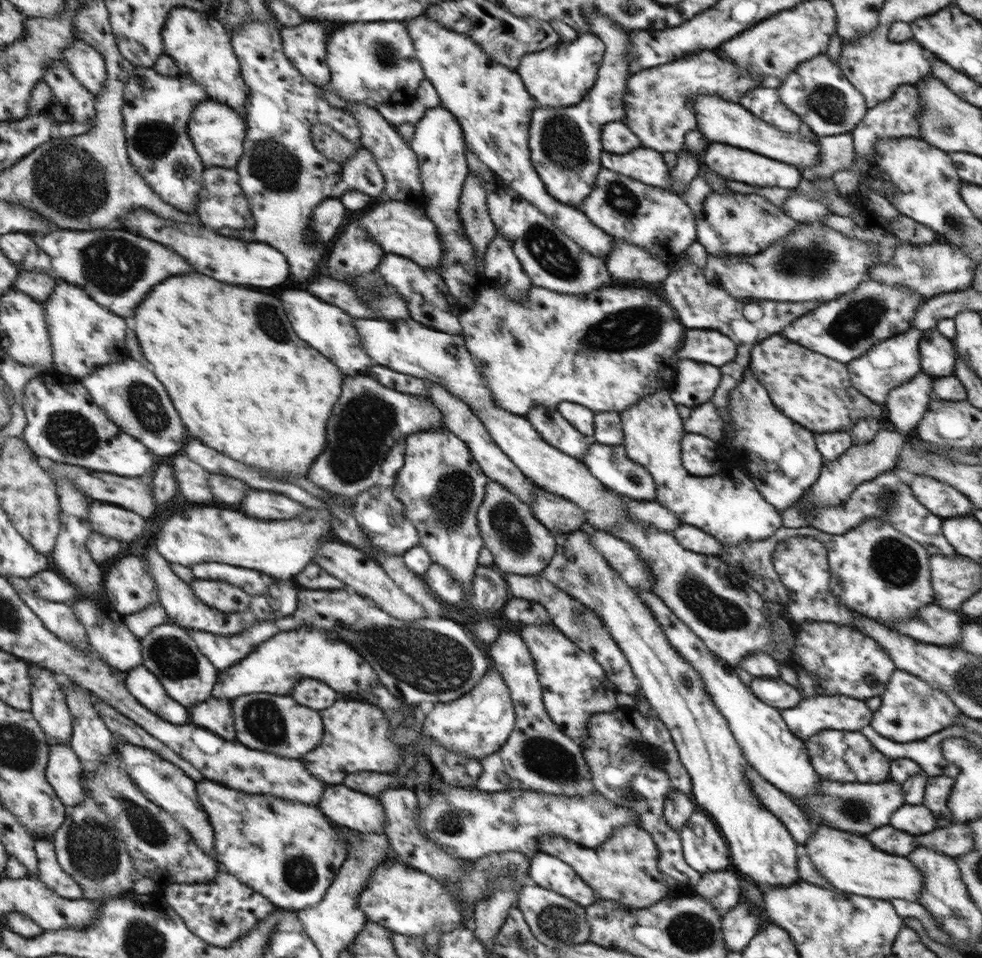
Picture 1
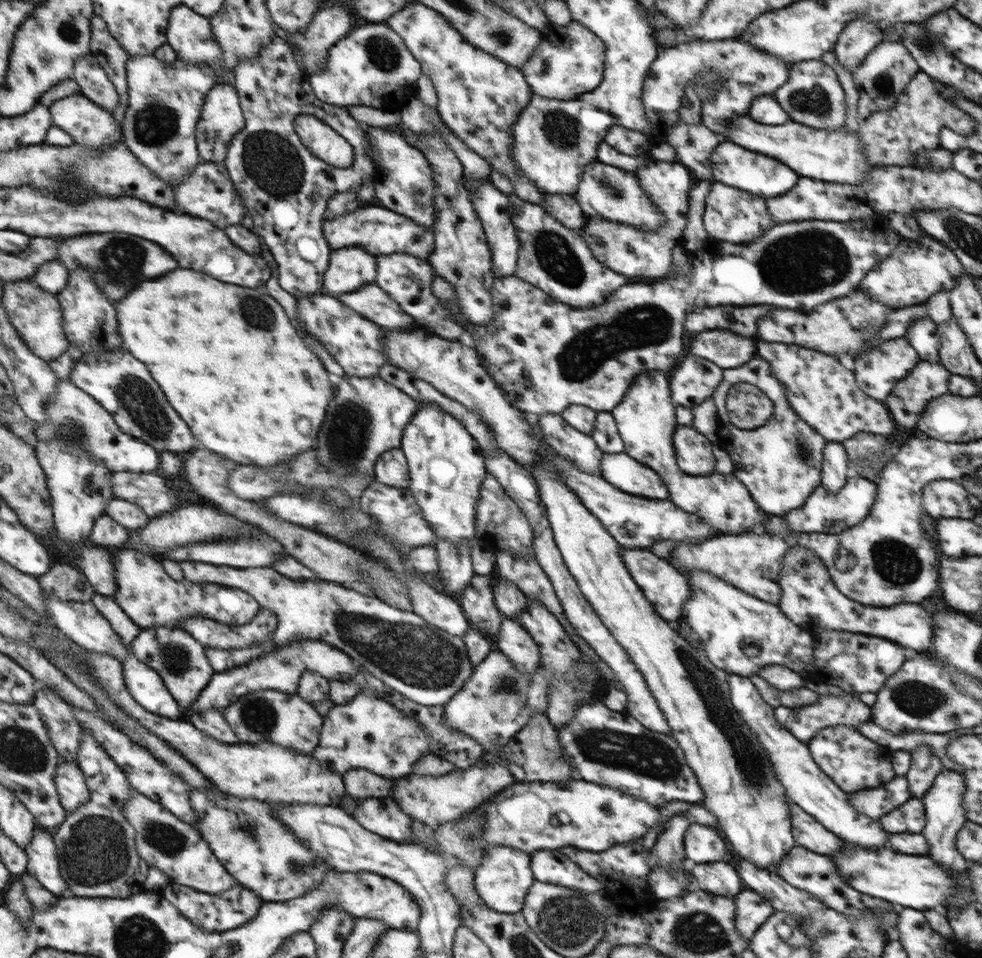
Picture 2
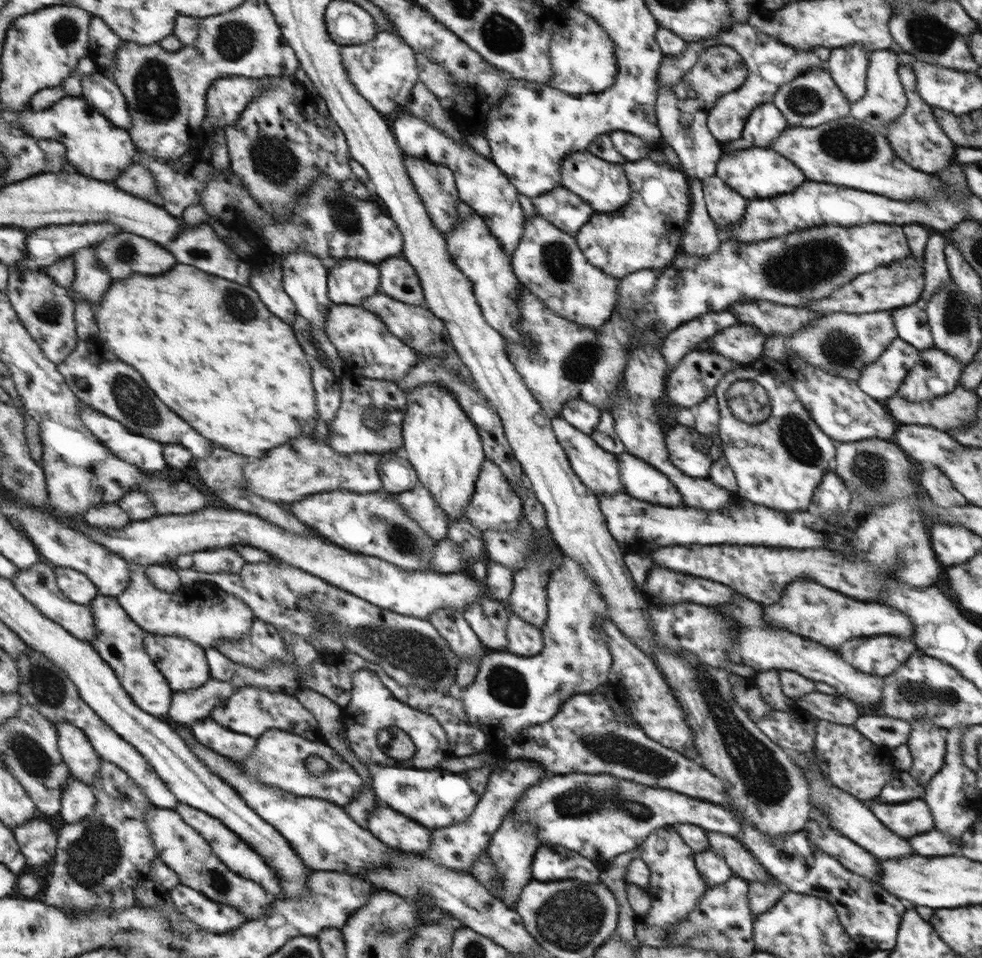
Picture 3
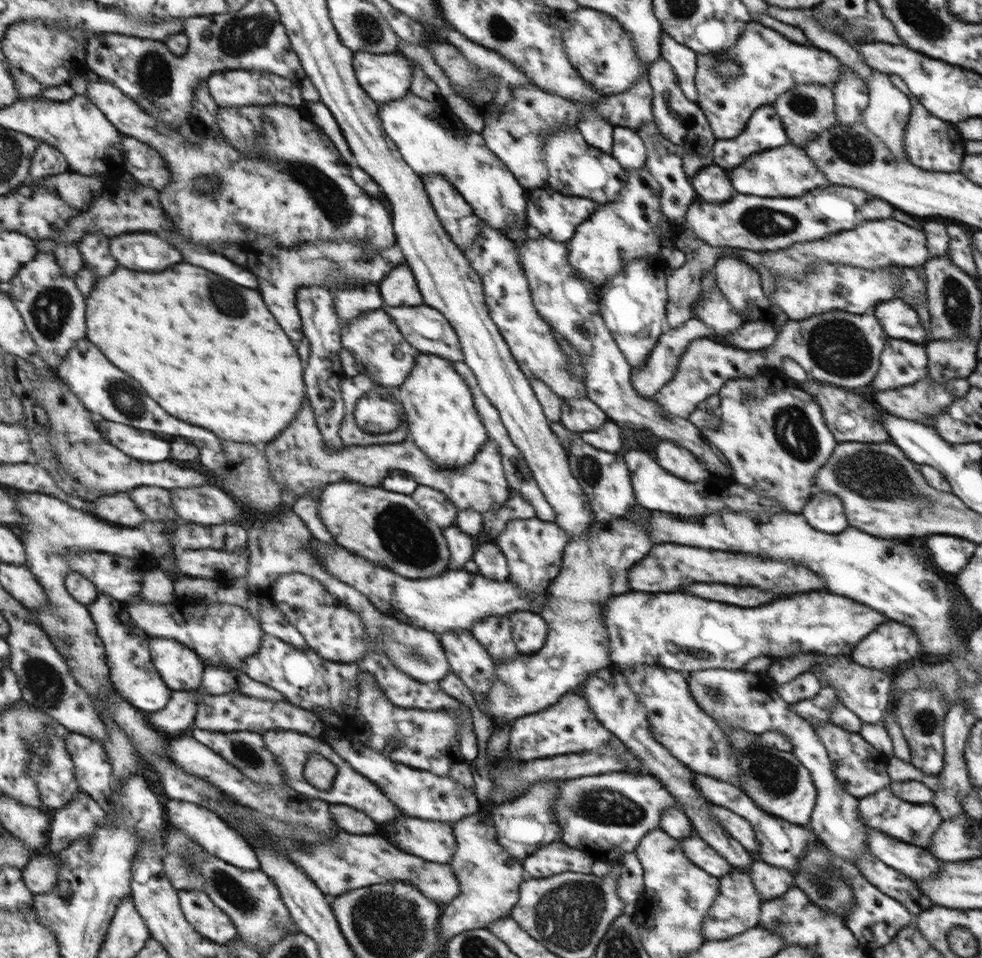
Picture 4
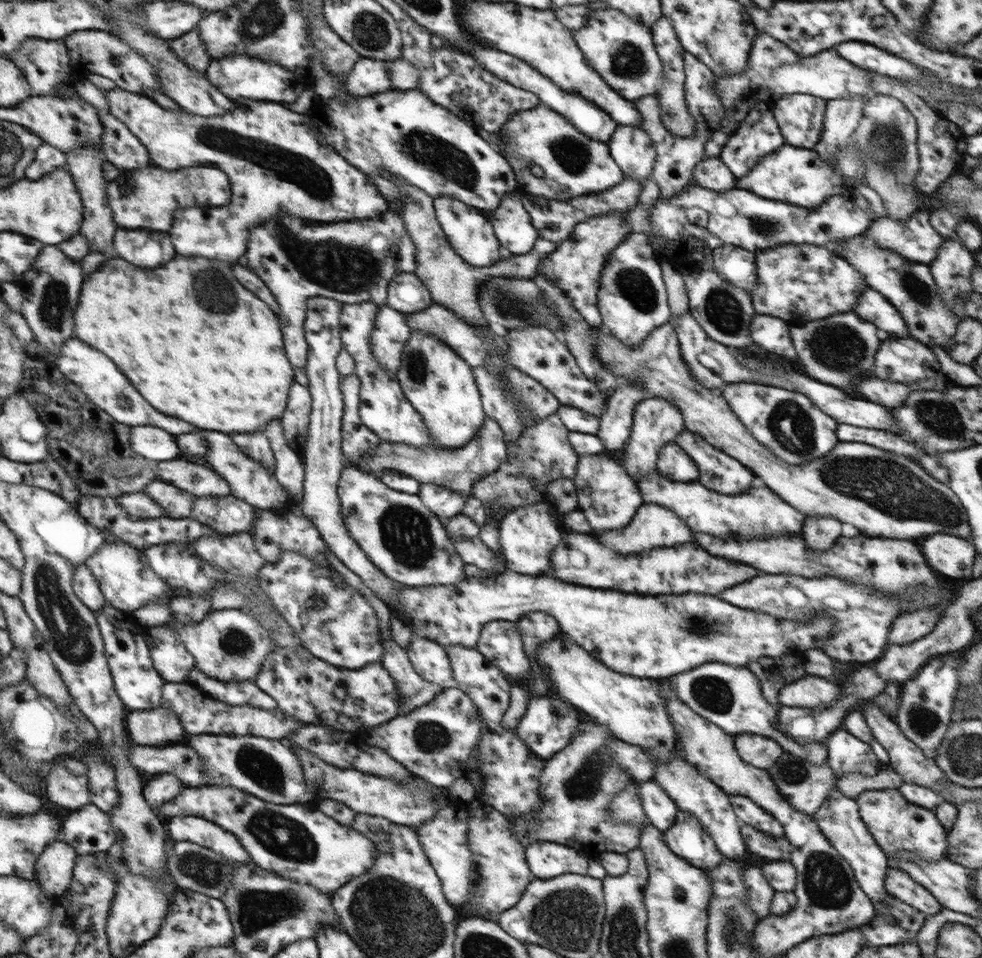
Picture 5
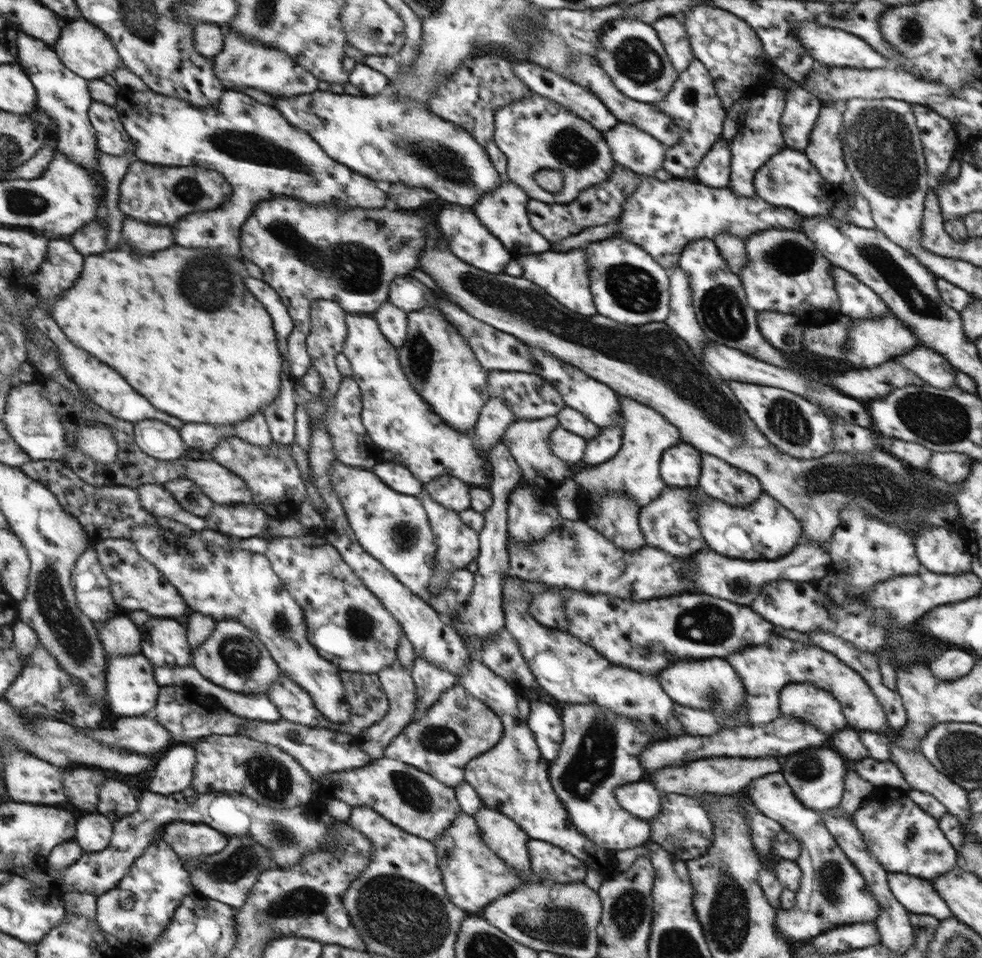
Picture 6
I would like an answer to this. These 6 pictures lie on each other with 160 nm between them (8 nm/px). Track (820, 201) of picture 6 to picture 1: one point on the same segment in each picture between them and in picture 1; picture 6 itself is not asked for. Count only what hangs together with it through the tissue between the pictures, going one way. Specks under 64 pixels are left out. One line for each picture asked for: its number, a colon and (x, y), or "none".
1: (731, 162)
2: (732, 165)
3: (754, 172)
4: (788, 171)
5: (789, 174)

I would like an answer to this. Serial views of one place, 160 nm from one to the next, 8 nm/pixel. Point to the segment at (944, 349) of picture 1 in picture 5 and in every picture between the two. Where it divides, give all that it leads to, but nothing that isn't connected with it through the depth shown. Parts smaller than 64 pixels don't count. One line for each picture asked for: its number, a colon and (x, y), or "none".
2: (922, 335)
3: (912, 325)
4: (898, 320)
5: (872, 307)

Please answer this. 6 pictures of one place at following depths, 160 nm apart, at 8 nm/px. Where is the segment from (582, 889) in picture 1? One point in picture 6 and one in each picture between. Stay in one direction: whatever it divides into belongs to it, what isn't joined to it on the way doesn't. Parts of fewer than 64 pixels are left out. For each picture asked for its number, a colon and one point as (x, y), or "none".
2: (547, 866)
3: (550, 863)
4: (556, 858)
5: (546, 860)
6: (548, 862)

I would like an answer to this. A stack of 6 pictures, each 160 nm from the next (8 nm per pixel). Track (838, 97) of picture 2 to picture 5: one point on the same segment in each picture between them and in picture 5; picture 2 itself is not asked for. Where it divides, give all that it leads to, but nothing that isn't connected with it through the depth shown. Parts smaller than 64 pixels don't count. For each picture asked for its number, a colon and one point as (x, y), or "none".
3: (812, 99)
4: (806, 111)
5: (800, 118)

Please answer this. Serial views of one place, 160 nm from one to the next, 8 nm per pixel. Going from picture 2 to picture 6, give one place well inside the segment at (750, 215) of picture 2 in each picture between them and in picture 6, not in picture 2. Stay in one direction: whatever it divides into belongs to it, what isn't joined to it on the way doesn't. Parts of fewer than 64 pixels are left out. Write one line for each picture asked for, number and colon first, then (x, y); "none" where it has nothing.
3: (725, 207)
4: (712, 182)
5: (712, 174)
6: (713, 171)

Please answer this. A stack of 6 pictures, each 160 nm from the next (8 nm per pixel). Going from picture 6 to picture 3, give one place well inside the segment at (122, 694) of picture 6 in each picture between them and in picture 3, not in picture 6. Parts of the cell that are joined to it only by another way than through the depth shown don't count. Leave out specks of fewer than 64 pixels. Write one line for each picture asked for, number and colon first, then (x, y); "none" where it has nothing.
3: (120, 640)
4: (128, 651)
5: (138, 682)

